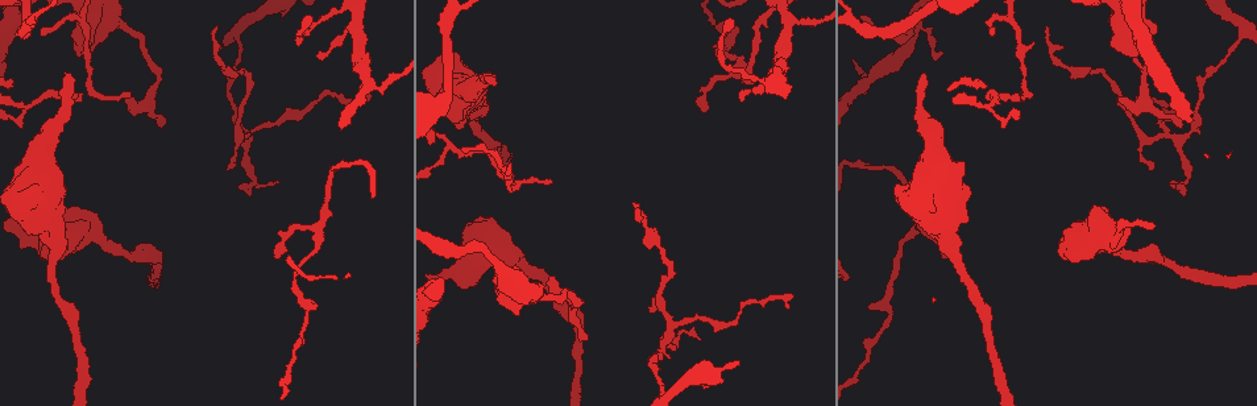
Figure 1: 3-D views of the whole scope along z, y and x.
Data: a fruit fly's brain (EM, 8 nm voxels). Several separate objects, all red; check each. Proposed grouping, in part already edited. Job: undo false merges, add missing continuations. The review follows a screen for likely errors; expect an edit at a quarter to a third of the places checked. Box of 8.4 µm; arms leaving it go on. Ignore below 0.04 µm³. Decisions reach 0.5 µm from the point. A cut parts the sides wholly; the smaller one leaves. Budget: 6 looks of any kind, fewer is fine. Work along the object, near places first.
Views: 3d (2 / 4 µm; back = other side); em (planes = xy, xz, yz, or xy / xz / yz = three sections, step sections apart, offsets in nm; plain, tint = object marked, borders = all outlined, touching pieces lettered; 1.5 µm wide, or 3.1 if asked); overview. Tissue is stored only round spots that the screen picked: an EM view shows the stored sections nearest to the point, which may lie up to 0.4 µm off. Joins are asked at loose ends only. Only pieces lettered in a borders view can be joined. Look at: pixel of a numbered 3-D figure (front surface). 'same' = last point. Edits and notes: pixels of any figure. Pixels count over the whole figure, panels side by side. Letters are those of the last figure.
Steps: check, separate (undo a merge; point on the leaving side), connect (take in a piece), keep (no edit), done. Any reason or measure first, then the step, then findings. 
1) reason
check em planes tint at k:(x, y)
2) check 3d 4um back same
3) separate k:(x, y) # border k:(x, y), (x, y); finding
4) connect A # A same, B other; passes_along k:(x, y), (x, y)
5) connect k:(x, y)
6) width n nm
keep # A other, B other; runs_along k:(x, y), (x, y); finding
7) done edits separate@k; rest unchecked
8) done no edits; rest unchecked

thick end
check 3d 4um at 1:(1060, 256)

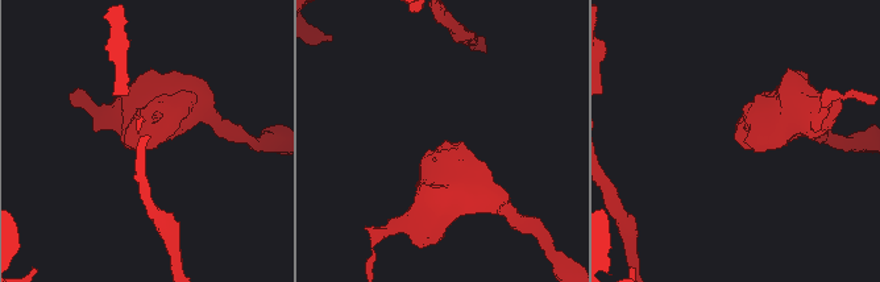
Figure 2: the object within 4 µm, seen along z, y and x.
check em xy step 8 tint at 2:(740, 144)

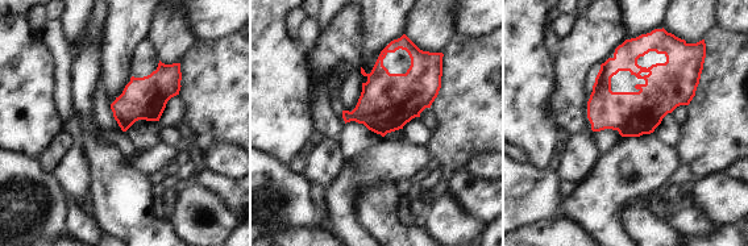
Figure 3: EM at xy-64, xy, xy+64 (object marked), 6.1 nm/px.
cut it another way
check em planes borders same

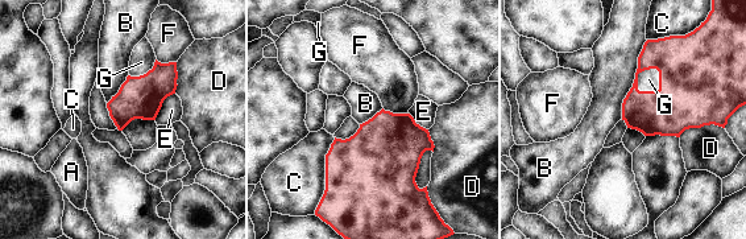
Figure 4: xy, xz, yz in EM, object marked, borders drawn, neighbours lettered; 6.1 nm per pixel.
connect G # A other, B other, C other, D other, E other, F other, G same; passes_along 4:(676, 58), (638, 73), (649, 79); it goes on there

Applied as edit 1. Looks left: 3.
branch stops here
check 3d 4um at 1:(924, 73)

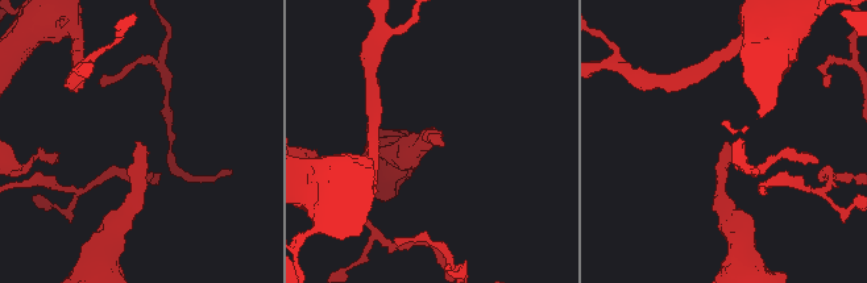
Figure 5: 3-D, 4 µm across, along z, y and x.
need the tissue
check em planes borders at 5:(729, 143)

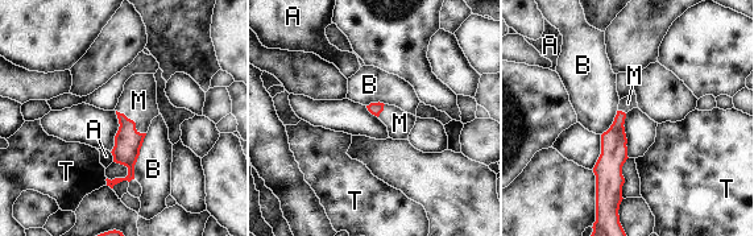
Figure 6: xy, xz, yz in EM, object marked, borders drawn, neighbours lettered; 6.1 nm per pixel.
connect M # A other, B other, M same, T other; passes_along 6:(128, 141), (133, 121), (139, 100); the cell continues

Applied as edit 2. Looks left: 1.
free end
check em yz step 4 borders at 1:(1181, 127)

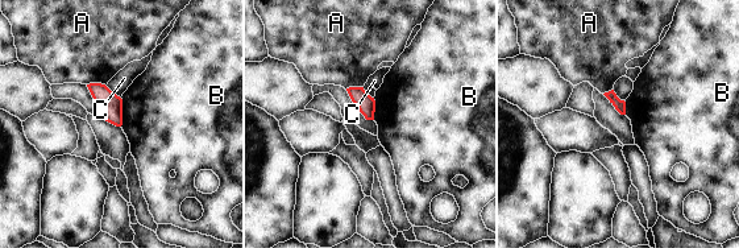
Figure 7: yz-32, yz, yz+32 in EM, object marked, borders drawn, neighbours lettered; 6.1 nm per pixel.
keep # A other, B other, C other; border 7:(120, 98), (121, 125); none of them fits

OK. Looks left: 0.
done edits connect@4, connect@6; rest unchecked

